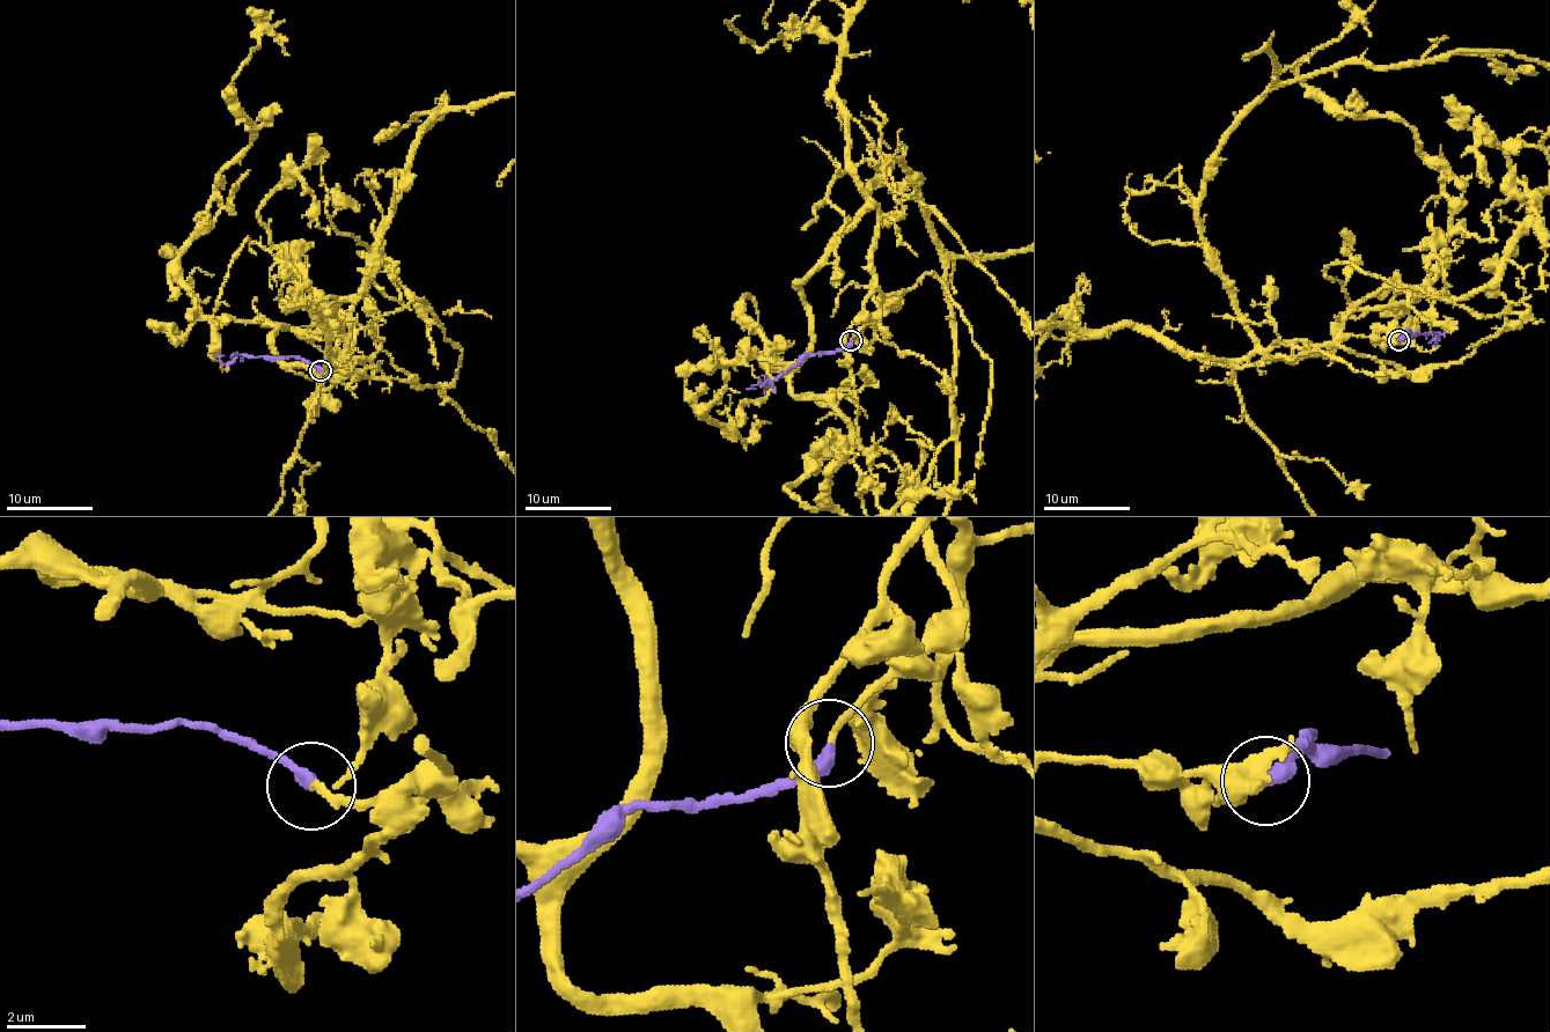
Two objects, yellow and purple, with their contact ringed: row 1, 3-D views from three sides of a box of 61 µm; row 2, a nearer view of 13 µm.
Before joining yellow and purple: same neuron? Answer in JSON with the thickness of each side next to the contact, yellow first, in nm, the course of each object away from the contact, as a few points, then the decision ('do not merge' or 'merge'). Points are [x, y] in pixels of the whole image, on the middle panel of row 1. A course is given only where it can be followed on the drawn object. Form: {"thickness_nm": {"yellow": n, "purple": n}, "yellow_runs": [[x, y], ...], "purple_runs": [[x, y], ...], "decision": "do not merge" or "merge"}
{"thickness_nm": {"yellow": 190, "purple": 360}, "purple_runs": [[850, 341], [843, 348], [806, 354], [771, 382], [747, 389]], "decision": "merge"}

